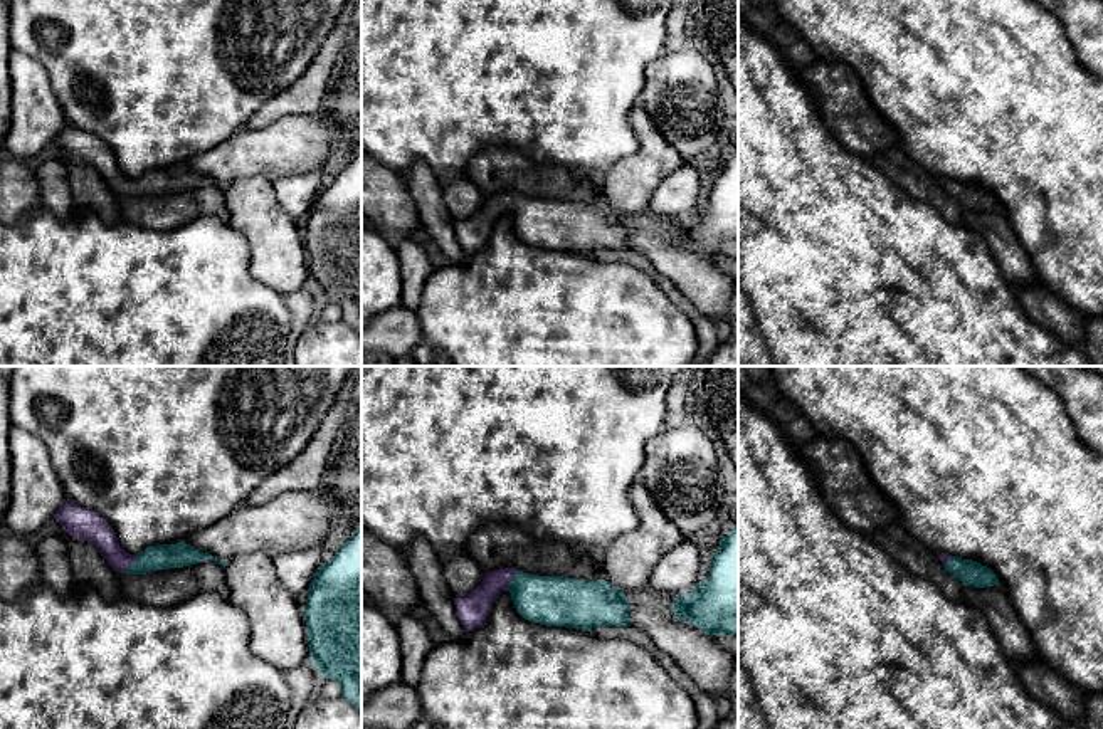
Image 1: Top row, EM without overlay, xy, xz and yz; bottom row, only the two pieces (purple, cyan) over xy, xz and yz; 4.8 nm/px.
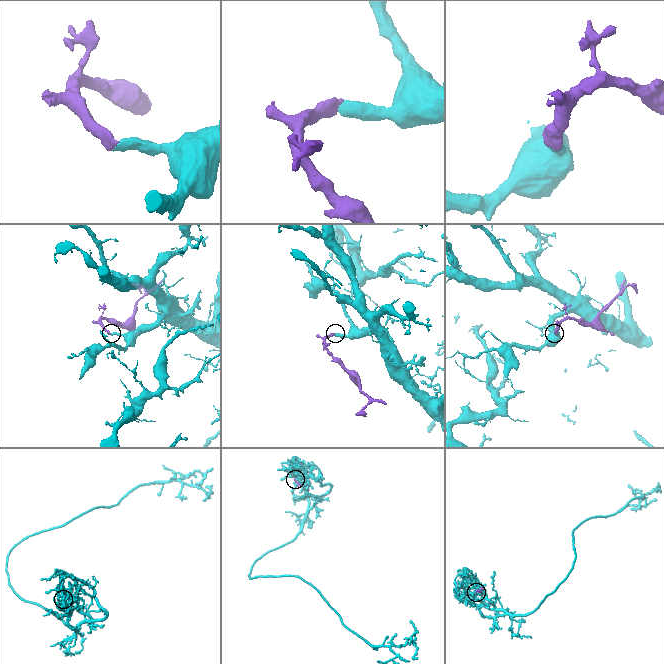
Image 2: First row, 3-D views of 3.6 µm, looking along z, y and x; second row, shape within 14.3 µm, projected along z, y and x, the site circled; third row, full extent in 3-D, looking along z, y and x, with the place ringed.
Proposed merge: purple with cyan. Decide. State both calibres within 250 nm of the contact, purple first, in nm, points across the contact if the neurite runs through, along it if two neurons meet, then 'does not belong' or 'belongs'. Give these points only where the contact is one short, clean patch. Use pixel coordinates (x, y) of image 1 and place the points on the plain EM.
calibres 160 and 240 nm; way xz (473, 232), (500, 205), (510, 205), (548, 224); belongs

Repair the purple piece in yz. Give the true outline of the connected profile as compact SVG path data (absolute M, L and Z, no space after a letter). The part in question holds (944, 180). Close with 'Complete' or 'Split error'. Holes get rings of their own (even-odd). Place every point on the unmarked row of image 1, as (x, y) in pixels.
M938 176L938 181L943 186L945 195L958 202L963 210L985 212L999 208L997 198L977 185L962 183L948 176Z. Split error

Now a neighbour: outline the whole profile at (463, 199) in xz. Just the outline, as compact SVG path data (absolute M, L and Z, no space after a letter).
M461 175L454 176L452 181L442 190L442 197L454 218L464 218L476 213L484 202L484 195L474 181Z

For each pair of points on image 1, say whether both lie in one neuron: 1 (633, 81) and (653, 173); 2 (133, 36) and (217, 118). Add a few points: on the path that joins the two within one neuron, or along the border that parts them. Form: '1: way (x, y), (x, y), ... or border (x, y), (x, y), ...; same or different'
1: border (638, 101), (629, 113), (629, 126), (638, 143); different
2: way (155, 57), (175, 83), (182, 83), (195, 96); same

